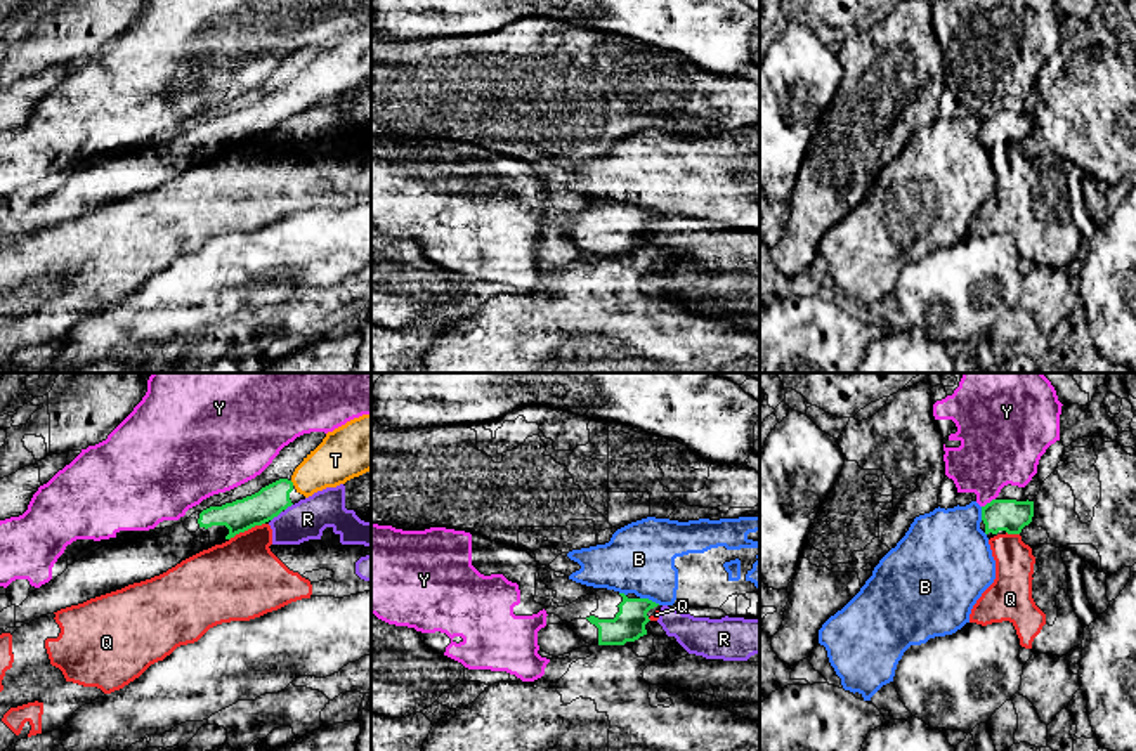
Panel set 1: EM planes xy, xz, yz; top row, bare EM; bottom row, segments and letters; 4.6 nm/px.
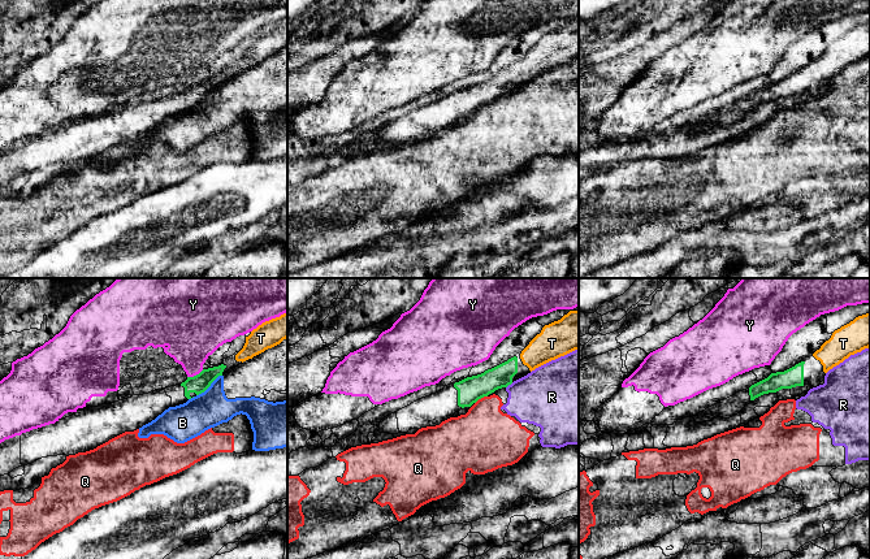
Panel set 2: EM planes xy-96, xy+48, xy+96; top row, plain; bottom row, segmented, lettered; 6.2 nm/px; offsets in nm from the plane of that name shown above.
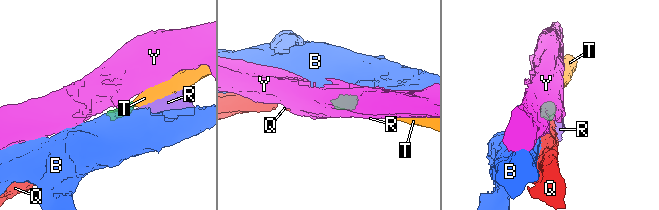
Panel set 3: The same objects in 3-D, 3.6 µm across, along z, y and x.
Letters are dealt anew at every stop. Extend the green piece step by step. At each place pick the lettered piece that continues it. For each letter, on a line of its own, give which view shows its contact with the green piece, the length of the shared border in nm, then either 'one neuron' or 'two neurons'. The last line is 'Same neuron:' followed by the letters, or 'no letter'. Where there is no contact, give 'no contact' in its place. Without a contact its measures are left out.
B: xz | 100 nm | two neurons
Q: xy | 190 nm | two neurons
R: xy | 80 nm | two neurons
T: xy | 30 nm | one neuron
Y: yz | 80 nm | two neurons
Same neuron: T

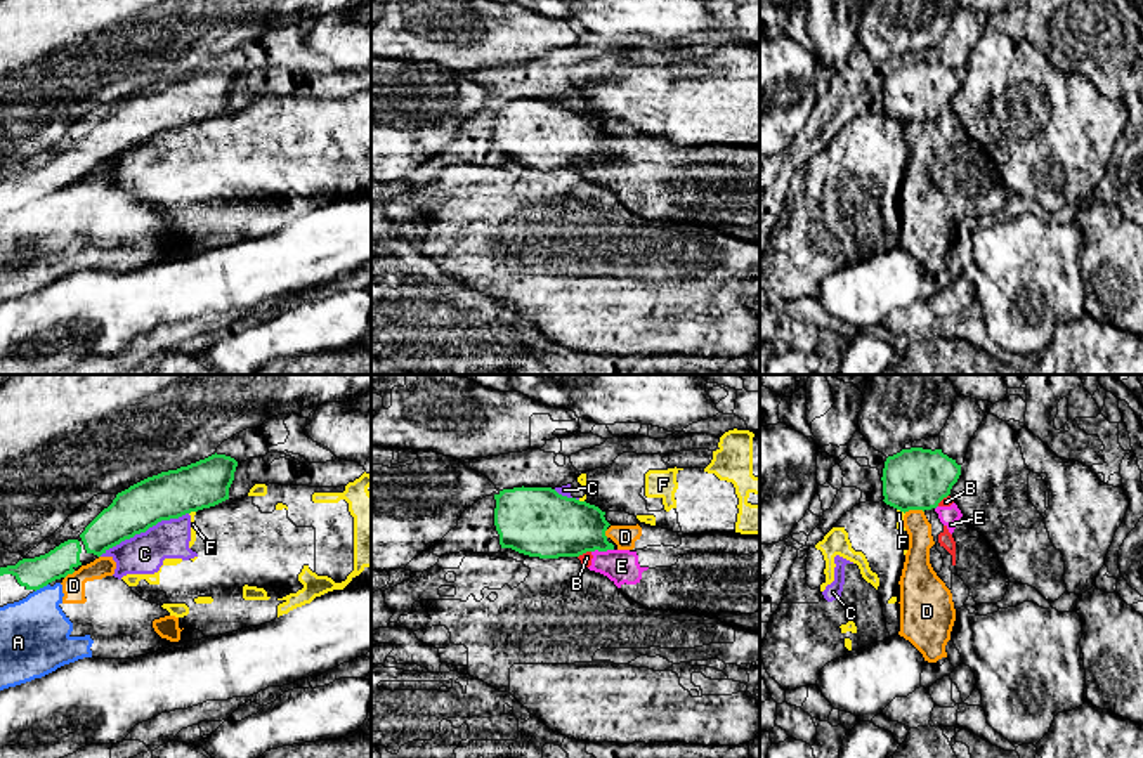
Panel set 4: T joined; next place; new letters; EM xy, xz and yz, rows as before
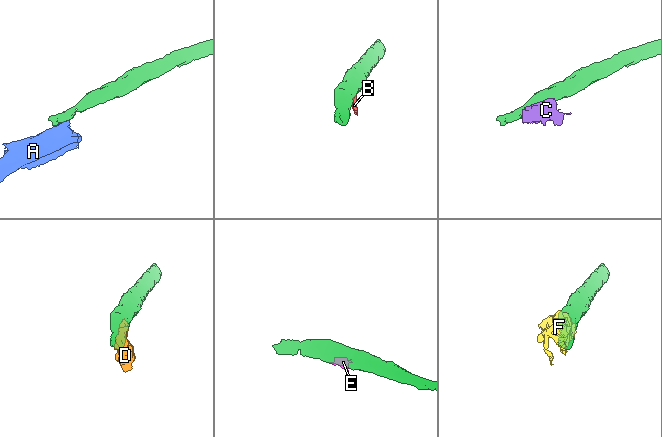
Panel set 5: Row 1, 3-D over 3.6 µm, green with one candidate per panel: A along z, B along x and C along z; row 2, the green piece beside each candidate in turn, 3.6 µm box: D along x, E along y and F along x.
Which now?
A: xy | 80 nm | two neurons
B: xz | 70 nm | two neurons
C: xy | 460 nm | two neurons
D: yz | 100 nm | two neurons
E: xz | 110 nm | two neurons
F: yz | 50 nm | two neurons
Same neuron: no letter

